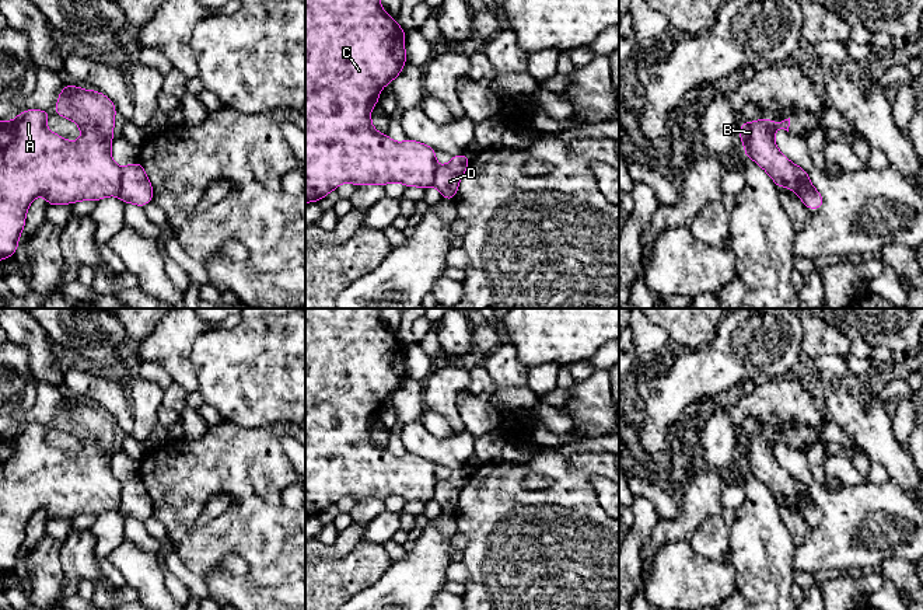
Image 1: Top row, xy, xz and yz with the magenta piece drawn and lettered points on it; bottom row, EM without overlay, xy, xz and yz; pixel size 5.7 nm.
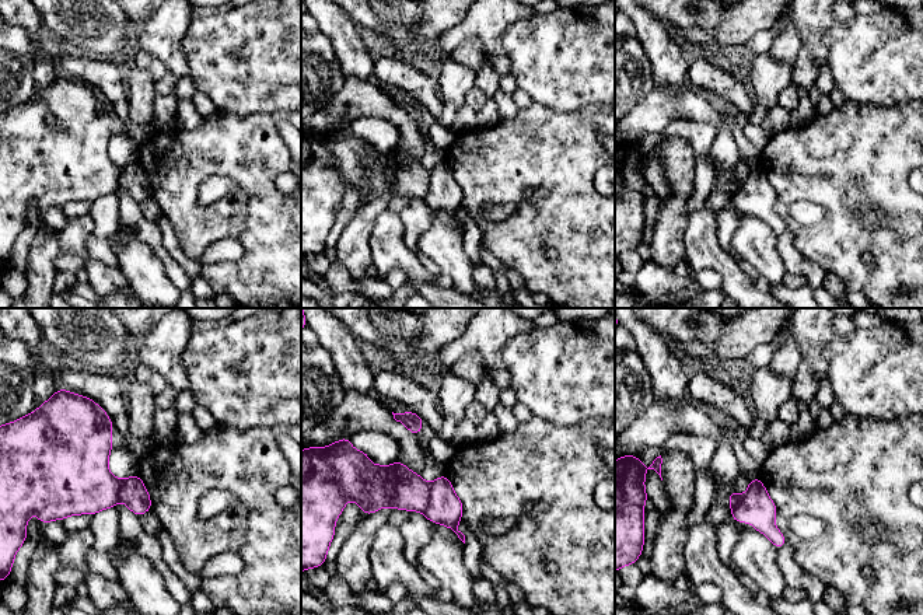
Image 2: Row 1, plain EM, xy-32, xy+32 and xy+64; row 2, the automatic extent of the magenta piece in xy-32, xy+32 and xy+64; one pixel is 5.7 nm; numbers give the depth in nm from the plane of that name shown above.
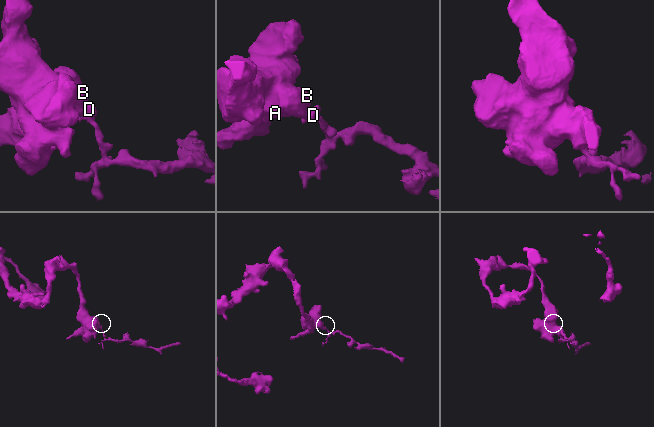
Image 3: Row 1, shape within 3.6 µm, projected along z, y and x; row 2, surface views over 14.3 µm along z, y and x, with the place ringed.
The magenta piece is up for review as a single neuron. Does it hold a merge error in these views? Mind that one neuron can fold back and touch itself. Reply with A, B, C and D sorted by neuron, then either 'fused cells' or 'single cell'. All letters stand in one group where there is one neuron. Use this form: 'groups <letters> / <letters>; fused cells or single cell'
groups A B C / D; fused cells

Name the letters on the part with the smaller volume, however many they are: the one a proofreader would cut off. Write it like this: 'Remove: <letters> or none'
Remove: D

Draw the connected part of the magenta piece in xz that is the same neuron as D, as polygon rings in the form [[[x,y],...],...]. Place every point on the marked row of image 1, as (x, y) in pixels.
[[[468,154],[451,157],[447,165],[438,167],[434,175],[434,187],[447,201],[454,201],[459,181],[469,165]]]

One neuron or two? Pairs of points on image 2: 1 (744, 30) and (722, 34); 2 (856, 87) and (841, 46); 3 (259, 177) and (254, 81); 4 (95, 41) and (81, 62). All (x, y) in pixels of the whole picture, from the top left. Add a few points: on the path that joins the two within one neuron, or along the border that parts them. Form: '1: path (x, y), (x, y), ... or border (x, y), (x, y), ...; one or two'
1: path (738, 30), (727, 32); one
2: path (856, 77), (856, 62), (850, 56); one
3: border (223, 111), (240, 116), (286, 112); two
4: border (84, 53), (94, 58); two

